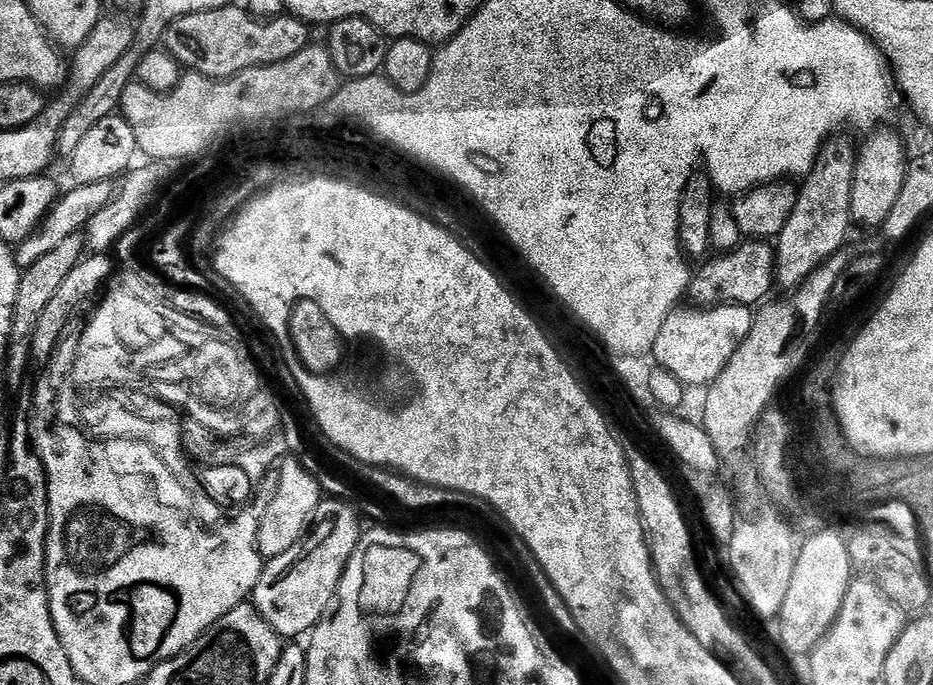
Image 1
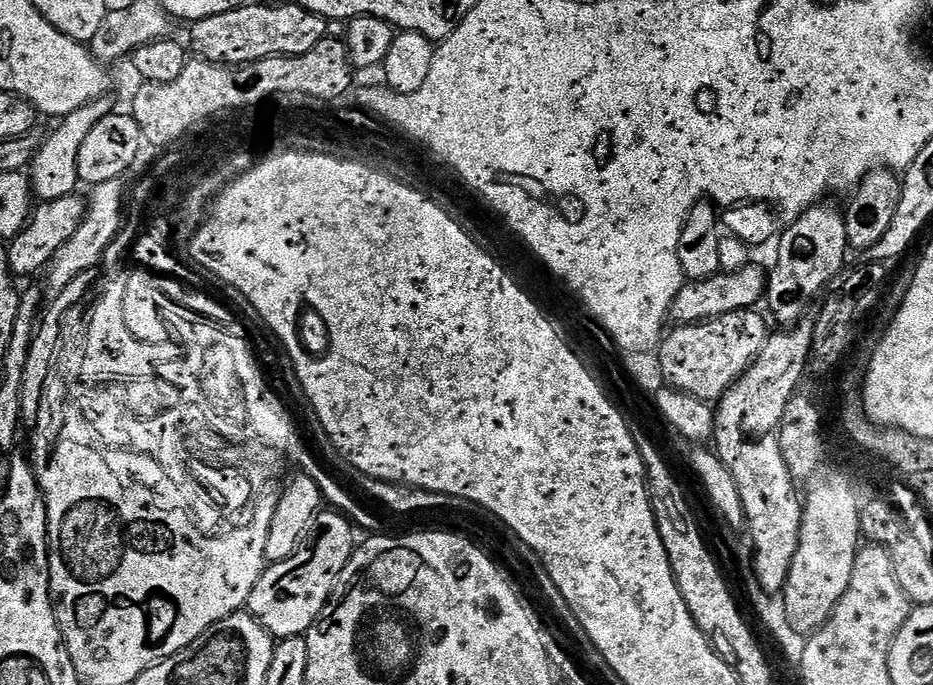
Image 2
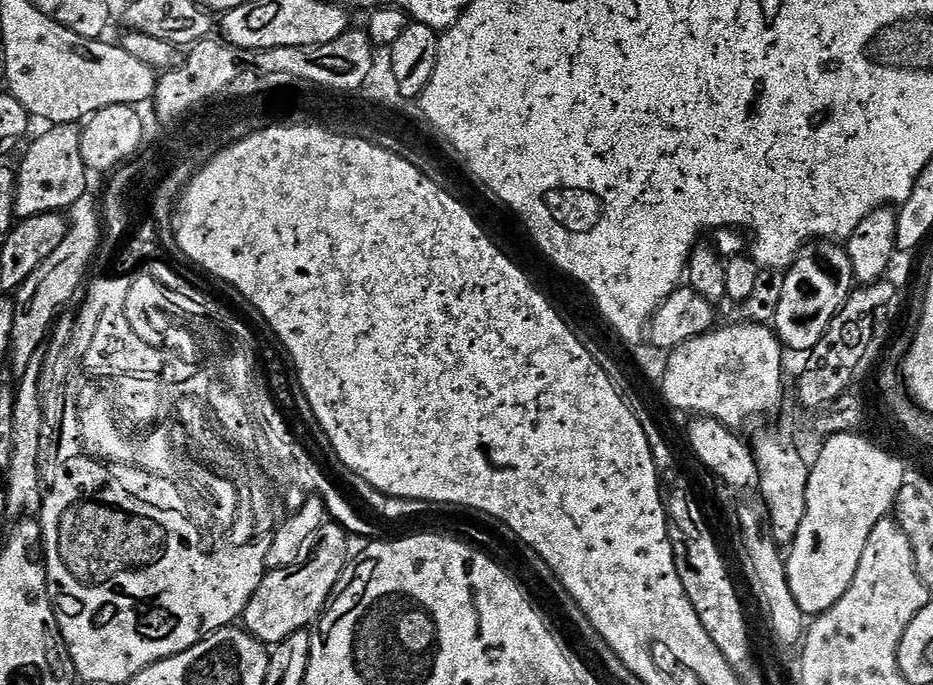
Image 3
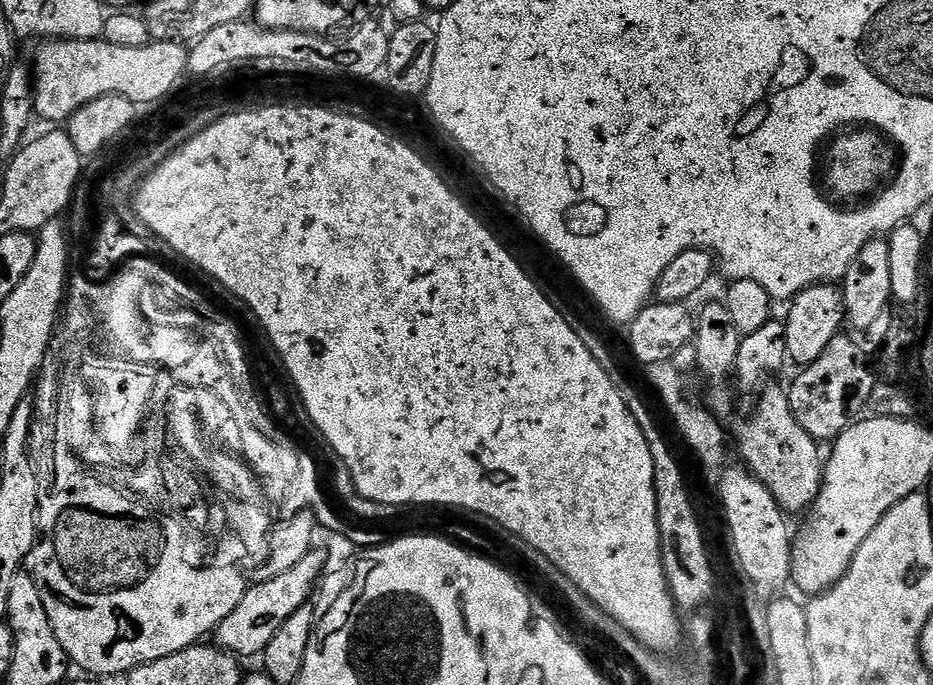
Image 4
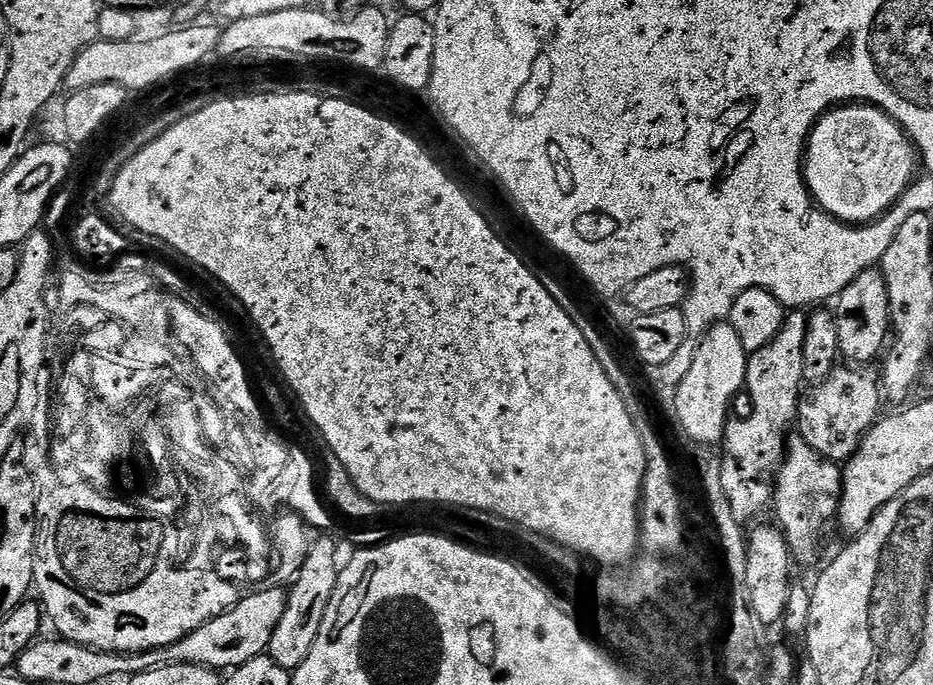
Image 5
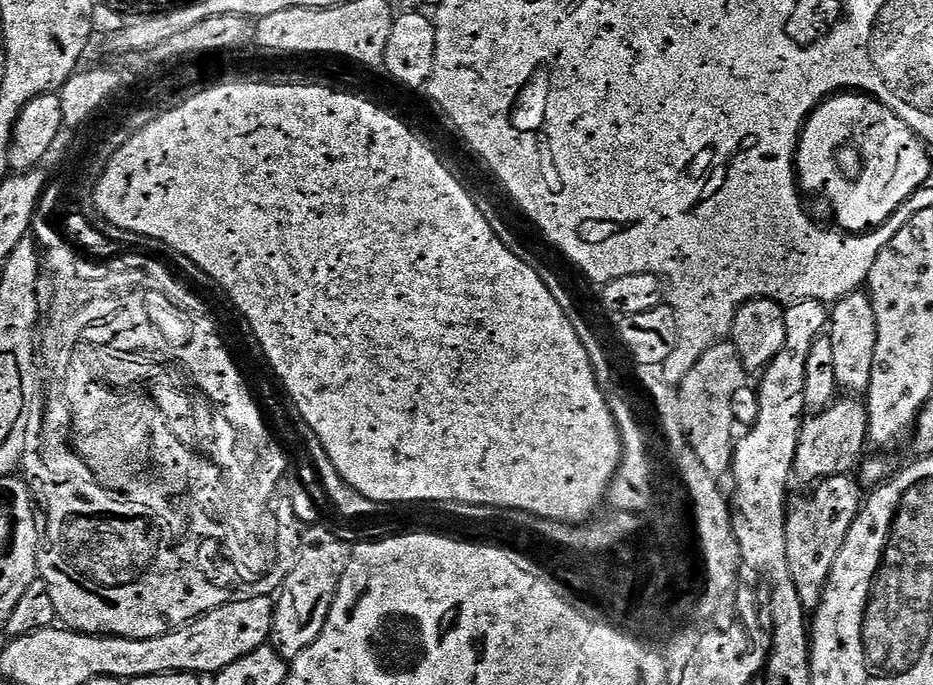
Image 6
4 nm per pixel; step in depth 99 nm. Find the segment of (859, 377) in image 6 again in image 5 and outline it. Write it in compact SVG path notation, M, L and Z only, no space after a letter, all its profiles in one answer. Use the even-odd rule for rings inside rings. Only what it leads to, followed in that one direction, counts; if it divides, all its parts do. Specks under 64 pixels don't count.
M867 268L865 272L858 274L858 278L854 278L854 282L850 282L850 286L846 286L846 290L842 290L839 296L835 297L835 304L834 315L838 326L841 357L856 366L870 365L868 363L876 355L876 359L881 355L890 336L888 291L883 272L876 268Z

